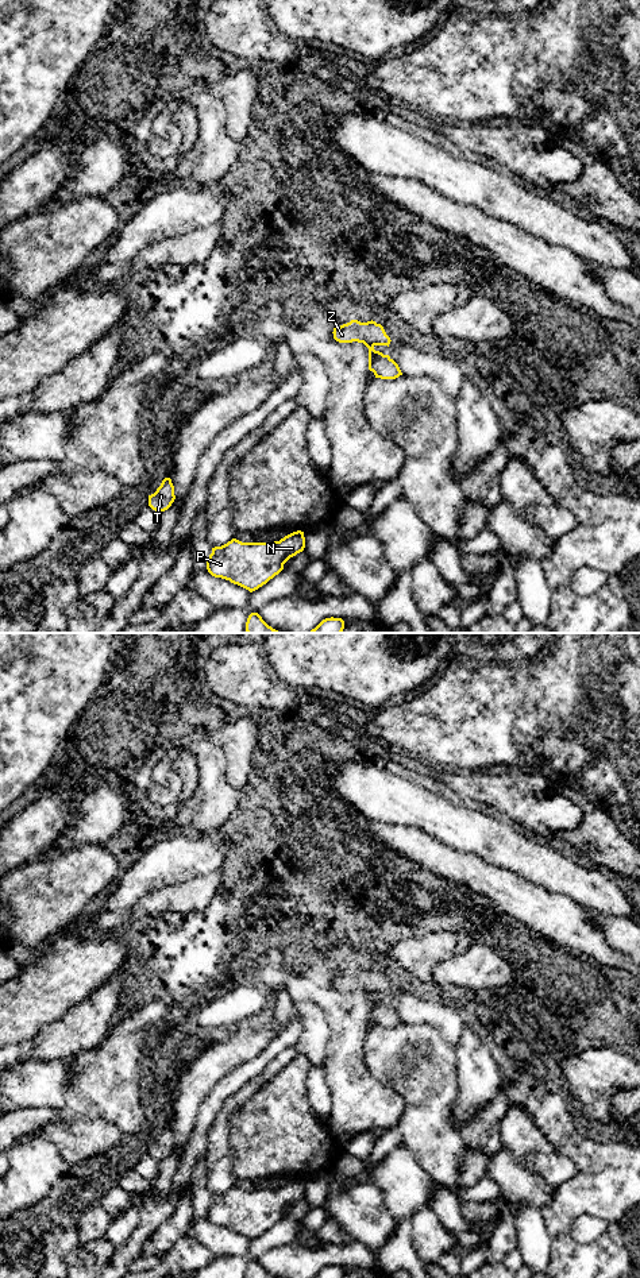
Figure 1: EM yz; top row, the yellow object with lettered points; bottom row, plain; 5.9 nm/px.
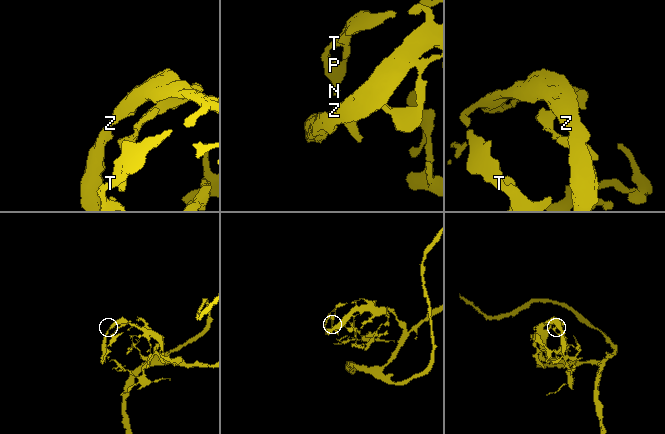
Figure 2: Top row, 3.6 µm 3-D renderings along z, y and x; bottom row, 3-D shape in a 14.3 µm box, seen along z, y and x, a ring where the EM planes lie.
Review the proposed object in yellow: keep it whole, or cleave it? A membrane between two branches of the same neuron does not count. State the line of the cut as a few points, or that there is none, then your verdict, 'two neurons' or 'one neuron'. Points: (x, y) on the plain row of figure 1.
no cut | one neuron

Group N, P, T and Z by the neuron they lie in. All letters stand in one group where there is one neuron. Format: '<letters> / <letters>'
N P T Z

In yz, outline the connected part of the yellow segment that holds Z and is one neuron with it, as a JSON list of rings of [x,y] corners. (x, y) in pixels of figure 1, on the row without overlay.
[[[351,968],[347,972],[334,976],[334,987],[339,991],[363,991],[369,996],[369,1018],[375,1026],[396,1027],[402,1023],[398,1012],[389,1004],[375,999],[375,993],[390,992],[390,985],[383,974],[375,969],[361,970]]]

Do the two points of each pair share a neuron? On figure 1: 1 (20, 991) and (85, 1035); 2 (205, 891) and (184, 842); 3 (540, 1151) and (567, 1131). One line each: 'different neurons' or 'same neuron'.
1: different neurons
2: different neurons
3: different neurons

